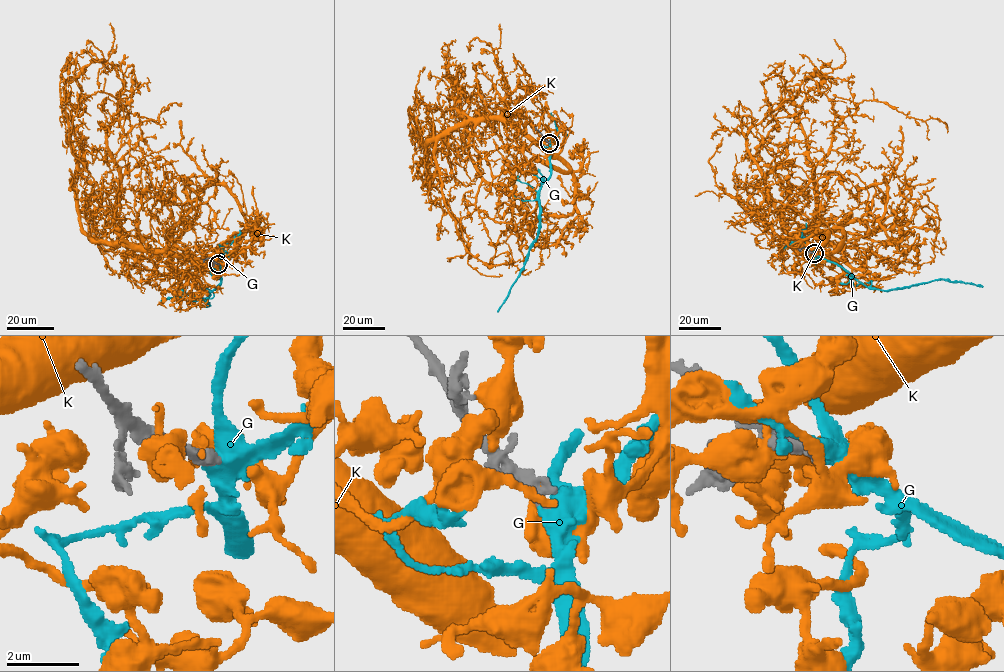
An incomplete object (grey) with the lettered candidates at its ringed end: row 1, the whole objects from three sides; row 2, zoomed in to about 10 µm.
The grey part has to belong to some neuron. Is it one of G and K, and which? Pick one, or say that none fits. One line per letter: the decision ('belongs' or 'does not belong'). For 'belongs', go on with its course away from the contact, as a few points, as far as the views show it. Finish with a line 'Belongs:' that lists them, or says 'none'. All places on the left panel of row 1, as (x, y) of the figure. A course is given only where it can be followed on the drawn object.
G: belongs; course (219, 264), (220, 282), (211, 292), (208, 306), (191, 294), (161, 302)
K: does not belong
Belongs: G

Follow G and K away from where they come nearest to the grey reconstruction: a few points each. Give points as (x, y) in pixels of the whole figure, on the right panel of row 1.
G: (814, 253), (835, 262), (869, 288), (894, 290), (937, 279), (983, 287)
K: (813, 252), (799, 241), (824, 233), (790, 242), (814, 222), (815, 166), (844, 117), (875, 100), (944, 124)

